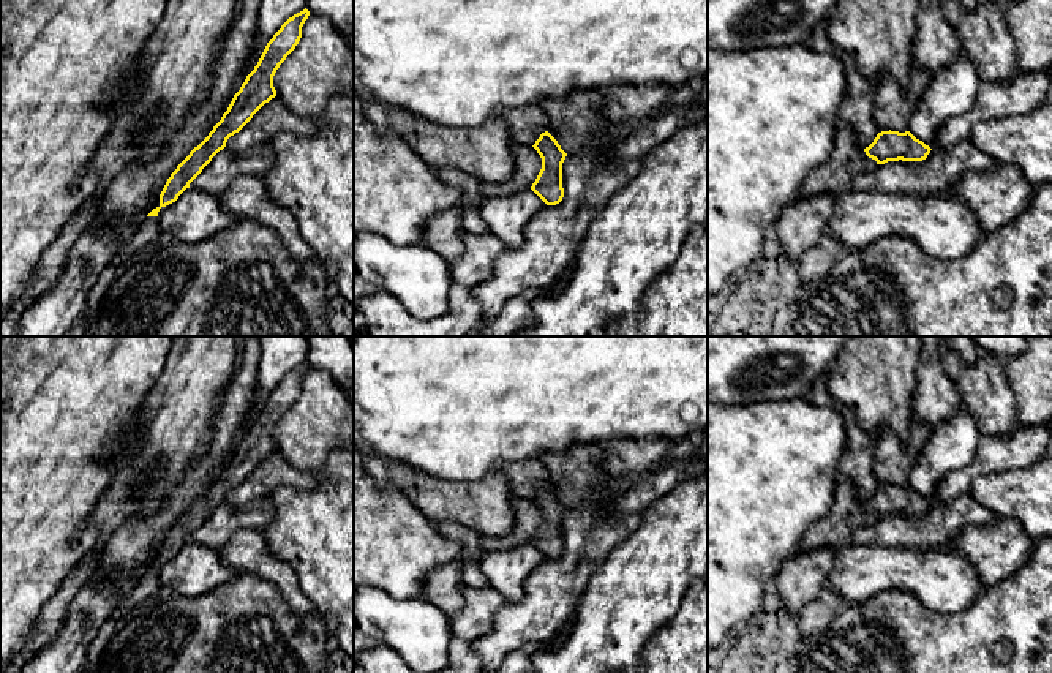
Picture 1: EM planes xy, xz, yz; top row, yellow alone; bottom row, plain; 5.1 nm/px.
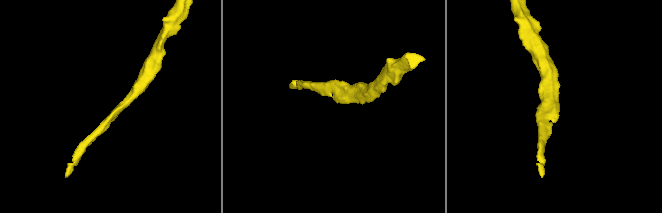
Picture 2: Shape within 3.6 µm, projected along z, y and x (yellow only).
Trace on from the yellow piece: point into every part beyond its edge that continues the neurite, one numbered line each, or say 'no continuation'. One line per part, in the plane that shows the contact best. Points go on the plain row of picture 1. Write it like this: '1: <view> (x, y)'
no continuation

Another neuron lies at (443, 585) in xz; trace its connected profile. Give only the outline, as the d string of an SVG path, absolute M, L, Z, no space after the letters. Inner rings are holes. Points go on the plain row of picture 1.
M458 559L426 573L422 599L452 616L463 607L463 596L460 591L463 585L463 567Z

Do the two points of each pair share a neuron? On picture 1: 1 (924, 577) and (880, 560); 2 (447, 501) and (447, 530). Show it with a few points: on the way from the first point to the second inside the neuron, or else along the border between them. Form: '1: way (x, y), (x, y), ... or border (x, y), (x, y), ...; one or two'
1: way (913, 571), (891, 567); one
2: border (433, 522), (457, 522), (476, 530), (482, 536); two

